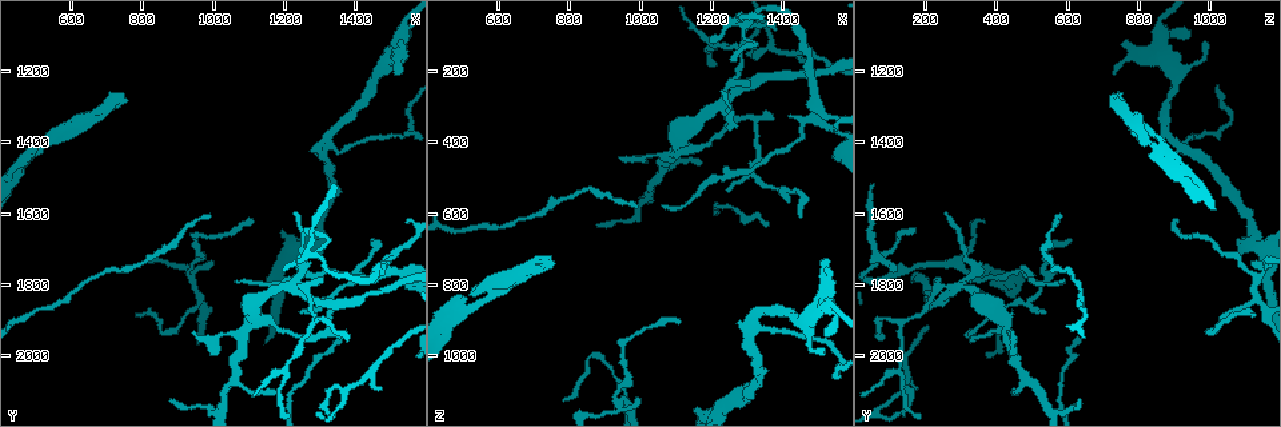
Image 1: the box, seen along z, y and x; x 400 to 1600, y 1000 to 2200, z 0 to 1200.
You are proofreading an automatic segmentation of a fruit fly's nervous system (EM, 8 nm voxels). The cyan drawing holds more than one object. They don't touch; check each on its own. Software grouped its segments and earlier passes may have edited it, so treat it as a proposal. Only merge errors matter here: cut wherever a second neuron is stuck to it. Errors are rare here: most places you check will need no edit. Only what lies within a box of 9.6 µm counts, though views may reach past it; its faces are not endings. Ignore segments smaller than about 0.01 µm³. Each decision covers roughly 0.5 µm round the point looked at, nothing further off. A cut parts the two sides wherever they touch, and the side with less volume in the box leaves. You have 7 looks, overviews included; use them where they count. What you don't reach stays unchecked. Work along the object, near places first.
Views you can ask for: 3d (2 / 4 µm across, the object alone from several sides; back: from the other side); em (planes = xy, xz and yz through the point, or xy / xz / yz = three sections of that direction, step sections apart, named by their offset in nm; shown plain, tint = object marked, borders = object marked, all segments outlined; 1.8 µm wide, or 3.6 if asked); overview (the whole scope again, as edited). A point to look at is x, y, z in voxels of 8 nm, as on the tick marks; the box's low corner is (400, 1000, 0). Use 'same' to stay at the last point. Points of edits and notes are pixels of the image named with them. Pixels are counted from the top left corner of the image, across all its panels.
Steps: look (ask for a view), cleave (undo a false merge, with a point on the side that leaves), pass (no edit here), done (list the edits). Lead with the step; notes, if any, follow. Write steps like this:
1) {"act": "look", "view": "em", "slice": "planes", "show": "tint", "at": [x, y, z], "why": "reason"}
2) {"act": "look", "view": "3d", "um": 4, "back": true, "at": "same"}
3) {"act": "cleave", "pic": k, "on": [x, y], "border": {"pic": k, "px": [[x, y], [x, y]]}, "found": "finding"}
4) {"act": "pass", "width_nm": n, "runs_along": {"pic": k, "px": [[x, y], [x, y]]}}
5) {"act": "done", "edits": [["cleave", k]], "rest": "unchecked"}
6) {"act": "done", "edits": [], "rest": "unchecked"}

{"act": "look", "view": "em", "slice": "planes", "show": "plain", "at": [1310, 1390, 890], "why": "arms part here"}

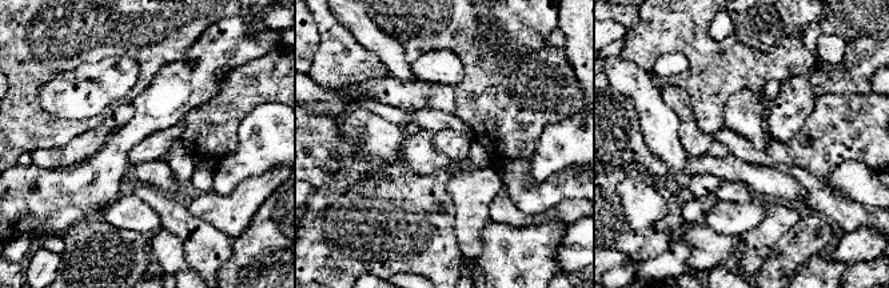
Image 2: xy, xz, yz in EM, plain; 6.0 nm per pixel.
{"act": "look", "view": "em", "slice": "planes", "show": "tint", "at": "same", "why": "where the object lies"}

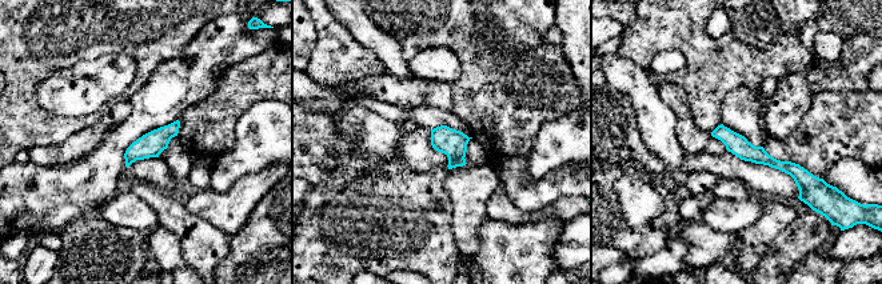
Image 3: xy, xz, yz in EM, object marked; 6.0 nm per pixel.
{"act": "pass", "width_nm": 120, "runs_along": {"pic": 3, "px": [[715, 134], [794, 170], [809, 184]]}, "found": "all the same neuron"}

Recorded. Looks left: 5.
{"act": "look", "view": "3d", "um": 4, "at": [1500, 1770, 330], "why": "four-way junction"}

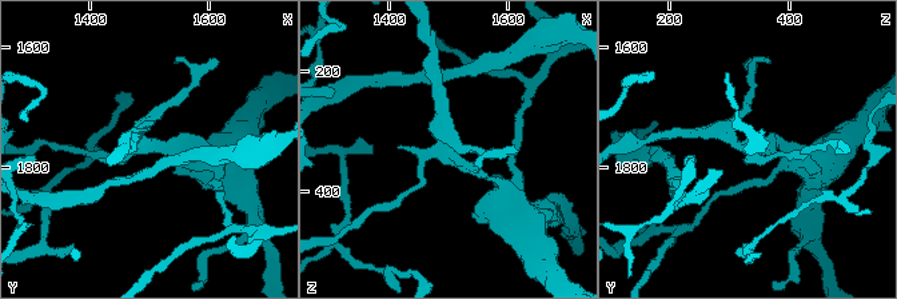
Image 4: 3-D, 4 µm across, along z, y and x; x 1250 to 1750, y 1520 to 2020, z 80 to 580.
{"act": "look", "view": "em", "slice": "planes", "show": "tint", "at": [1500, 1765, 335], "arms": 4, "why": "need the tissue"}

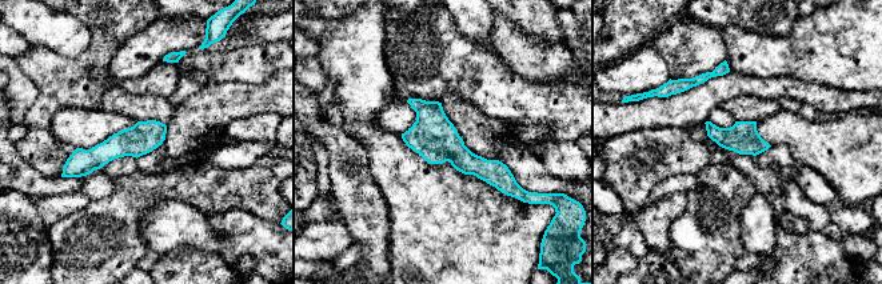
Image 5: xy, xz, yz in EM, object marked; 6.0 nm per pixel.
{"act": "pass", "runs_along": {"pic": 5, "px": [[412, 102], [469, 163], [511, 182]]}, "found": "continuous, no second neuron"}

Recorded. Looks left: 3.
{"act": "look", "view": "em", "slice": "xz", "step": 16, "show": "tint", "at": [1130, 1890, 420], "why": "small branch off a trunk"}

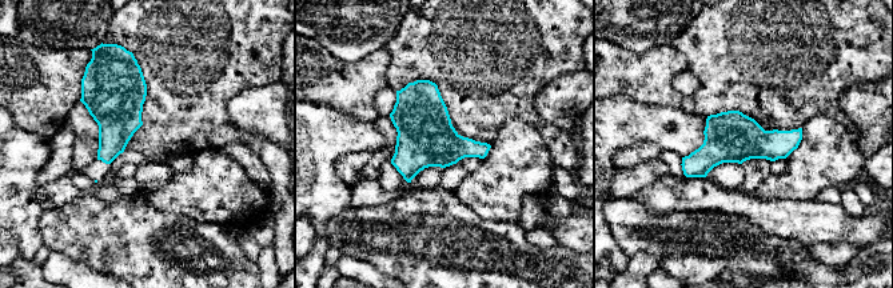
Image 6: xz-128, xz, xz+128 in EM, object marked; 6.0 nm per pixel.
{"act": "pass", "found": "one neuron here"}

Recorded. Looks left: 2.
{"act": "done", "edits": [], "rest": "unchecked"}

